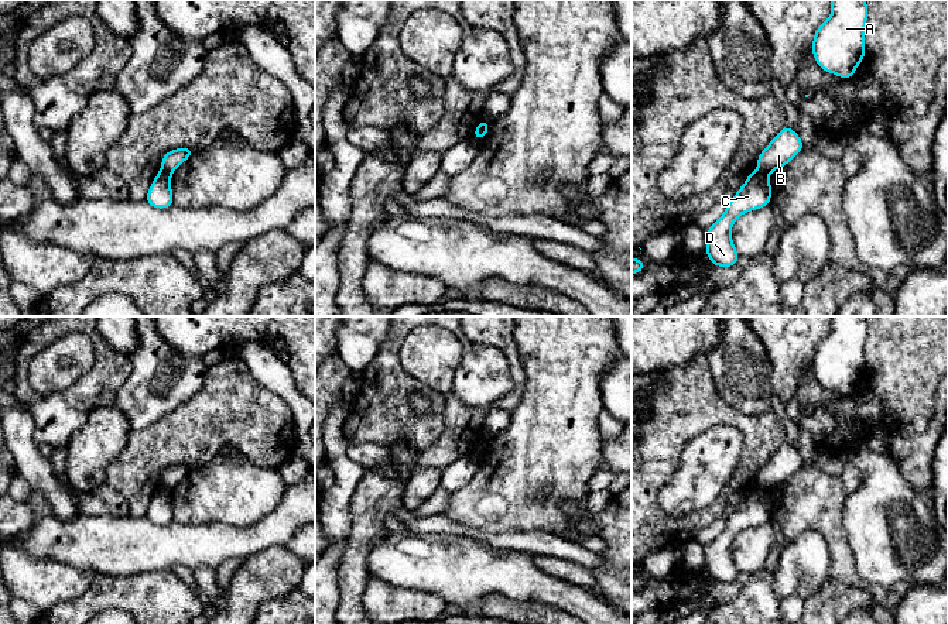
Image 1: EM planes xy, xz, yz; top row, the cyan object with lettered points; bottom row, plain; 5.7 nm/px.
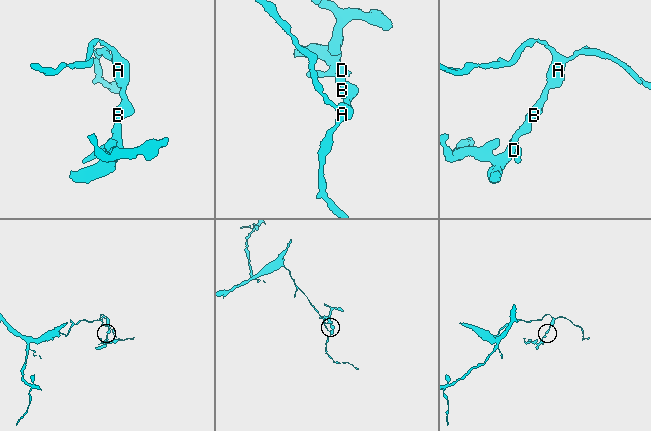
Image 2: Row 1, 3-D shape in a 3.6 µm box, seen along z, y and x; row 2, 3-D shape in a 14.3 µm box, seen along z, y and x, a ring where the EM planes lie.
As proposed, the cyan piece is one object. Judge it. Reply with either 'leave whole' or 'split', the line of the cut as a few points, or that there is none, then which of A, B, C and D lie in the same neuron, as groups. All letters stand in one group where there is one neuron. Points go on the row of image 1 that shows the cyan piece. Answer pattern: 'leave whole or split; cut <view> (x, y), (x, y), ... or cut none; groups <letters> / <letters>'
split; cut yz (757, 170), (767, 174); groups A B / C D

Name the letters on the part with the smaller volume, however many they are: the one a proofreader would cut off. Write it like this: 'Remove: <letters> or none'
Remove: C, D

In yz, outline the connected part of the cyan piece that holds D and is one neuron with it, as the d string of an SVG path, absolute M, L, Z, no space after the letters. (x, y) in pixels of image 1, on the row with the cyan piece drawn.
M754 171L728 203L723 215L705 232L705 251L715 267L733 267L739 253L732 241L730 229L736 219L746 212L770 205L771 185L767 172Z

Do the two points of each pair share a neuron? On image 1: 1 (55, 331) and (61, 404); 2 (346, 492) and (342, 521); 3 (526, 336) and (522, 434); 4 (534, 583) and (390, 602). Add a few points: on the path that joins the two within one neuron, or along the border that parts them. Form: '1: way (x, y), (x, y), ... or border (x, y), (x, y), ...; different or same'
1: way (30, 350), (23, 357), (23, 388), (36, 401); same
2: way (342, 499), (342, 514); same
3: way (541, 359), (541, 410); same
4: border (406, 589), (435, 593), (447, 603); different

